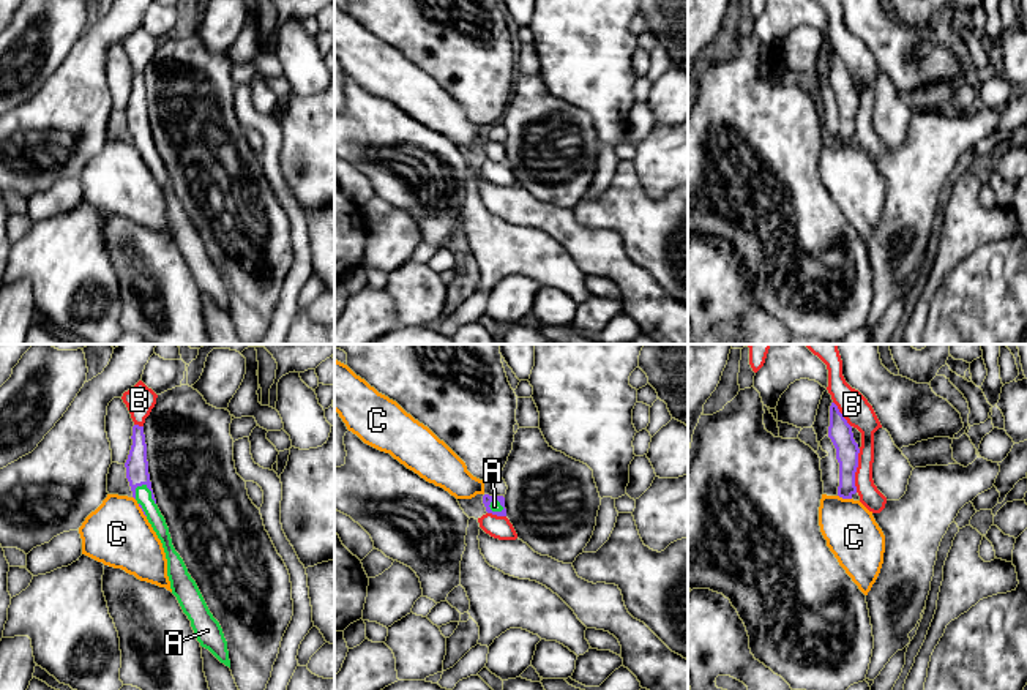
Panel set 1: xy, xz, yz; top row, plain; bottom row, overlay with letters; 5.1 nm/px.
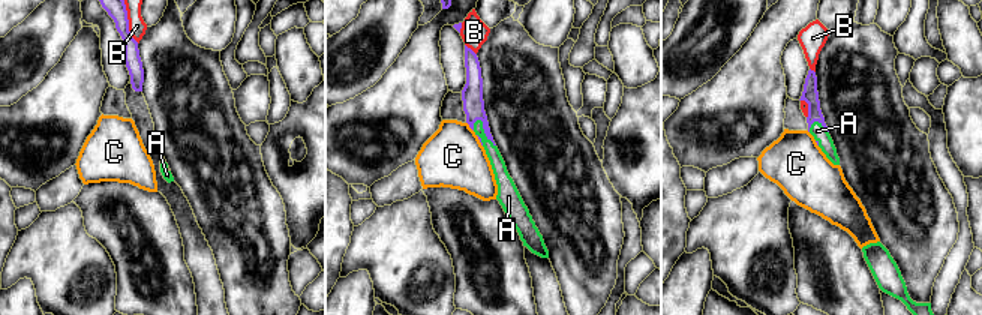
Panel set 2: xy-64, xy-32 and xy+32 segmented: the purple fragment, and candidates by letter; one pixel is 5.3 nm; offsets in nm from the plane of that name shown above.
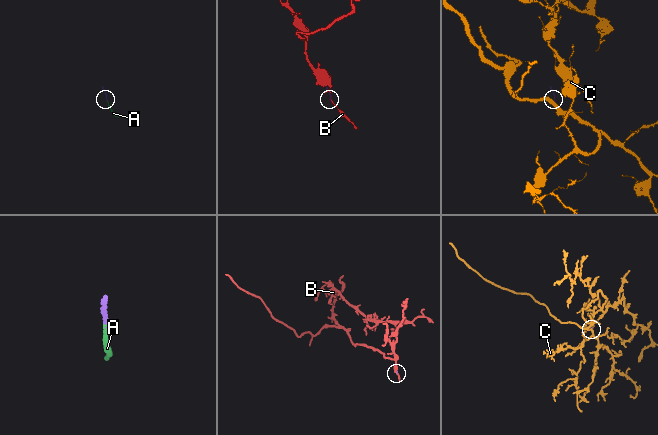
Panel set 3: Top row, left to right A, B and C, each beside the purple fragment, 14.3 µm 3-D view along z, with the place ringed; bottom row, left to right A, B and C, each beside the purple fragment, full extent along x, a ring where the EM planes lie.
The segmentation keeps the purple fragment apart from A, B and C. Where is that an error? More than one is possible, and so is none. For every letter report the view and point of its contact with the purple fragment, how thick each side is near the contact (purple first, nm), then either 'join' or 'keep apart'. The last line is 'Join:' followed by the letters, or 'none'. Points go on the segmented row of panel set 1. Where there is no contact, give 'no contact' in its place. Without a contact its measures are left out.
A: contact xy (149, 488); calibres 120 and 80 nm; join
B: contact yz (855, 471); calibres 120 and 110 nm; keep apart
C: contact yz (844, 498); calibres 120 and 280 nm; keep apart
Join: A

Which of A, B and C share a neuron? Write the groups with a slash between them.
A / B / C

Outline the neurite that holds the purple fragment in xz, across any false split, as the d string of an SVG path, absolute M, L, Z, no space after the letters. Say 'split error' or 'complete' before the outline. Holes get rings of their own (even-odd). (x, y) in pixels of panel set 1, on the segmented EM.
split error | M484 494L483 504L484 504L487 513L492 513L492 515L497 515L497 516L506 516L505 497L503 496Z

